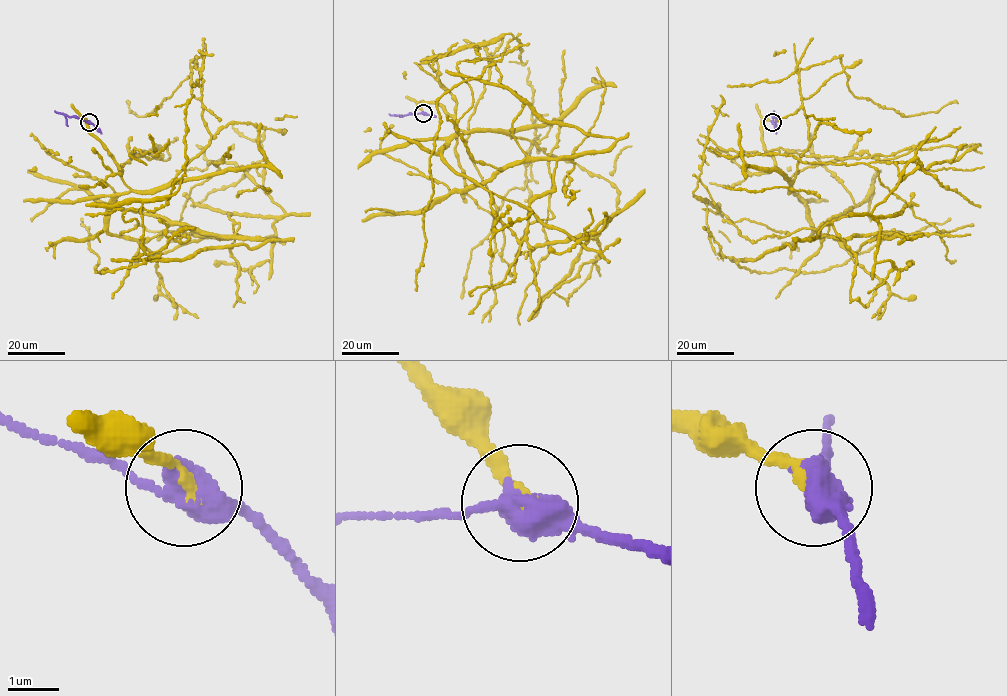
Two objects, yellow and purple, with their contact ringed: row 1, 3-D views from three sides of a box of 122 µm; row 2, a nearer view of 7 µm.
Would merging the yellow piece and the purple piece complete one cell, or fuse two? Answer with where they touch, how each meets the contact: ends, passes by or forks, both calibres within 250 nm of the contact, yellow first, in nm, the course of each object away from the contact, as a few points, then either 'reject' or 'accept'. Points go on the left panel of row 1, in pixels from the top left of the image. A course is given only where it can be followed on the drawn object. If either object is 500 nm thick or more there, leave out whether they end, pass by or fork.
at (89, 122); 280 nm thick on the yellow side, 550 nm on the other; yellow runs (89, 122), (130, 189), (113, 235), (281, 240), (144, 261), (141, 206), (180, 179), (120, 232); purple runs (89, 122), (54, 110); reject

